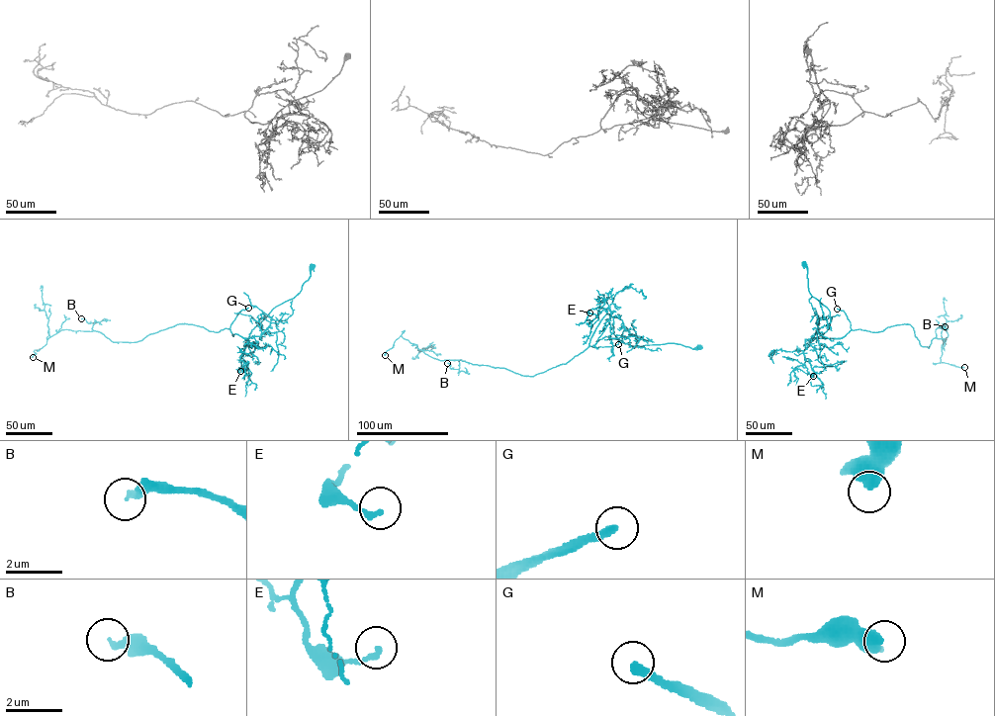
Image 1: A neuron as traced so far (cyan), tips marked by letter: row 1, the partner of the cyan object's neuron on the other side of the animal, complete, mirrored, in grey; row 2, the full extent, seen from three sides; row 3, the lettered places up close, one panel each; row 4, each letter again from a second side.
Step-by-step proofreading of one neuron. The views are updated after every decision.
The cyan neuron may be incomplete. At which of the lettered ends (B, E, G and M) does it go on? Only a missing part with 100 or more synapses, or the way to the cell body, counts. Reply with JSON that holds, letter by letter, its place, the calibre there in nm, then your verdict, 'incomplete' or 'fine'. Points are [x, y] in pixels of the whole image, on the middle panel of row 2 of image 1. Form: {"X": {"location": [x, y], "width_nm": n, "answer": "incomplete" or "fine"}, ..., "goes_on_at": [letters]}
{"B": {"location": [447, 363], "width_nm": 240, "answer": "fine"}, "E": {"location": [589, 313], "width_nm": 180, "answer": "fine"}, "G": {"location": [618, 344], "width_nm": 280, "answer": "incomplete"}, "M": {"location": [385, 355], "width_nm": 550, "answer": "fine"}, "goes_on_at": ["G"]}

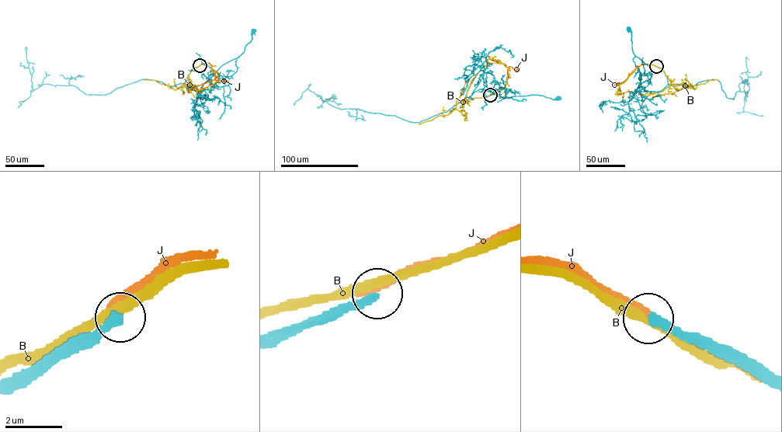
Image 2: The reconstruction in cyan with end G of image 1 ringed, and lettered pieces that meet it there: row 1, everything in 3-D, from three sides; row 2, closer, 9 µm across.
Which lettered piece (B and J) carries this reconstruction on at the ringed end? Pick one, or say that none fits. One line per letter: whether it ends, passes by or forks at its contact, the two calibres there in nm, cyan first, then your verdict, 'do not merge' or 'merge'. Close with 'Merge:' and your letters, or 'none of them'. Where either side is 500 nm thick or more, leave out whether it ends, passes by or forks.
B: it passes by; 320 nm thick on the cyan side, 320 nm on the other; do not merge
J: it ends there; 320 nm thick on the cyan side, 280 nm on the other; do not merge
Merge: none of them

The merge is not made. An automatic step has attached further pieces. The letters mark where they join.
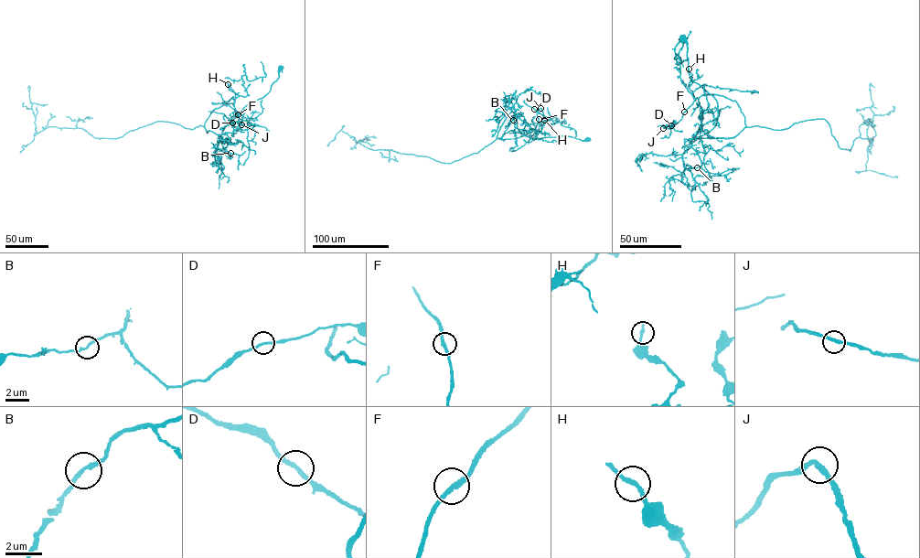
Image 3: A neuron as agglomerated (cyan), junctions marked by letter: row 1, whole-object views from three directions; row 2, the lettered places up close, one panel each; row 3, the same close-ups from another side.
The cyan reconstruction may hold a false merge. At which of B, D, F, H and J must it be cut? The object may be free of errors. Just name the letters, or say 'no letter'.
no letter

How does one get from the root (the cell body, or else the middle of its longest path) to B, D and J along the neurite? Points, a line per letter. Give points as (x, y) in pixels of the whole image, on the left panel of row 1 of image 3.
B: (281, 68), (279, 77), (270, 91), (245, 106), (222, 131), (221, 144), (230, 153)
D: (281, 68), (270, 91), (221, 134), (204, 125), (232, 102), (237, 123), (251, 124), (232, 123)
J: (281, 68), (270, 91), (244, 107), (221, 134), (207, 133), (204, 125), (215, 109), (232, 102), (241, 124)

